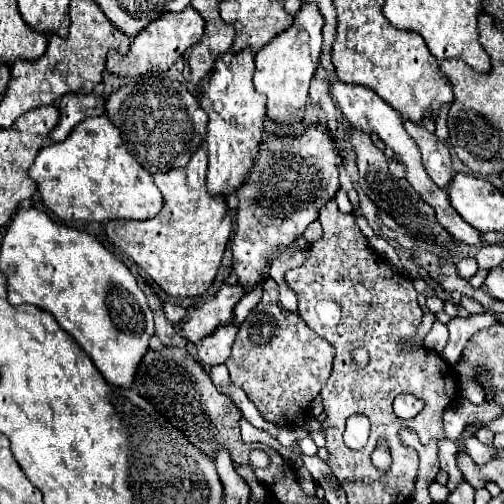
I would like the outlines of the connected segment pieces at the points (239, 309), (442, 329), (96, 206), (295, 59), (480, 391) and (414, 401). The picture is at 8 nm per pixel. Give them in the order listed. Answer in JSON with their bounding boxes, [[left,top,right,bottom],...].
[[232,284,262,326],[424,320,448,354],[28,116,162,220],[254,4,324,126],[462,382,484,404],[393,394,424,419]]

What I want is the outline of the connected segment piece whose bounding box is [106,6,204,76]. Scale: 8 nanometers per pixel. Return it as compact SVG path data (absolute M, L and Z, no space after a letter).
M188 6L180 14L164 14L152 24L148 24L136 40L130 44L130 52L126 56L118 54L116 50L108 52L106 60L106 70L116 76L138 76L146 72L166 72L190 46L194 46L204 34L204 18Z

